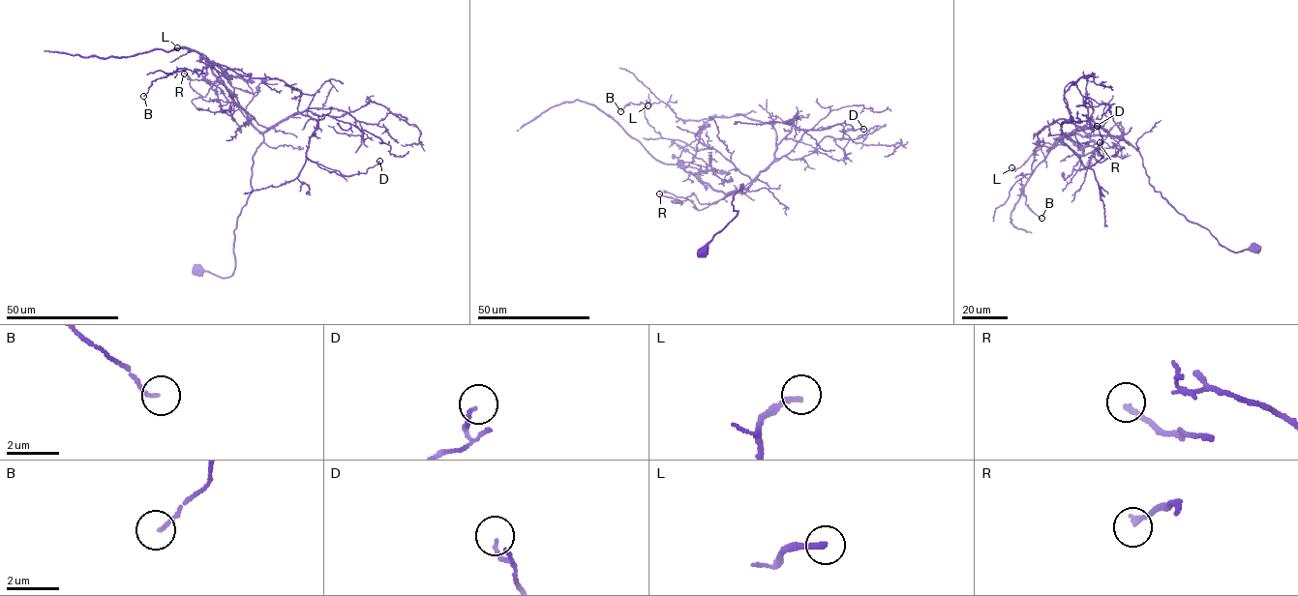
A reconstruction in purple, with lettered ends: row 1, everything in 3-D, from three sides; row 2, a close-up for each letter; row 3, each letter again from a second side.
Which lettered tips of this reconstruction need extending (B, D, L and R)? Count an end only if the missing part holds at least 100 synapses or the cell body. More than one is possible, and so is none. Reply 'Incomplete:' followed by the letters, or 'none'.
Incomplete: none

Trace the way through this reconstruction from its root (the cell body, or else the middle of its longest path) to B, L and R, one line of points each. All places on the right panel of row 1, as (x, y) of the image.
B: (1254, 248), (1233, 253), (1177, 213), (1131, 144), (1064, 119), (1039, 134), (1019, 179), (1041, 218)
L: (1254, 248), (1233, 253), (1177, 213), (1124, 140), (1080, 157), (1069, 146), (1044, 142), (1011, 167)
R: (1254, 248), (1233, 253), (1177, 212), (1149, 183), (1141, 157), (1109, 109), (1103, 129), (1118, 145), (1100, 142)

